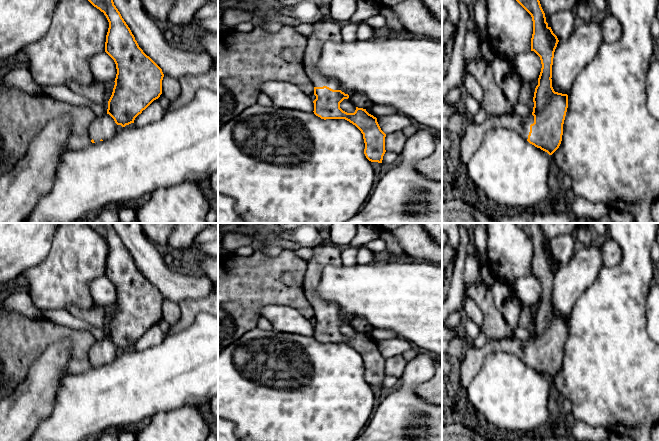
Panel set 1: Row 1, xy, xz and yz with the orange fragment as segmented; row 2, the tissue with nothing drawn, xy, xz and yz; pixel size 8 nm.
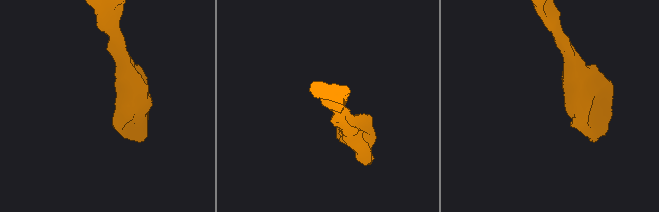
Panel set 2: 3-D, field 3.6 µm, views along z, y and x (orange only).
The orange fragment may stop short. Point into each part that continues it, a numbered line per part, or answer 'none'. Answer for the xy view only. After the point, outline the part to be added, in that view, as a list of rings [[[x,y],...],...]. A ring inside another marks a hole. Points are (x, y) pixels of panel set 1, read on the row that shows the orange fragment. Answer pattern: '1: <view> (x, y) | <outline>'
1: xy (104, 127) | [[[105,114],[100,117],[96,117],[89,126],[89,137],[94,140],[95,143],[100,140],[108,140],[112,138],[117,131],[117,124],[114,119]]]

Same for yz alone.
1: yz (473, 135) | [[[507,113],[499,116],[487,117],[481,123],[466,121],[461,135],[460,162],[466,166],[471,157],[481,146],[486,133],[490,129],[507,128],[517,132],[527,140],[530,125],[534,123],[534,116],[520,116],[515,113]]]

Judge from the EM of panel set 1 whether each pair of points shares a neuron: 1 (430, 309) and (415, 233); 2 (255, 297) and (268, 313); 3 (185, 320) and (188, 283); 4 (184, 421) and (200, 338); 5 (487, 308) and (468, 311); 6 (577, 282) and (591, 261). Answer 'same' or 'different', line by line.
1: different
2: different
3: different
4: different
5: different
6: same

